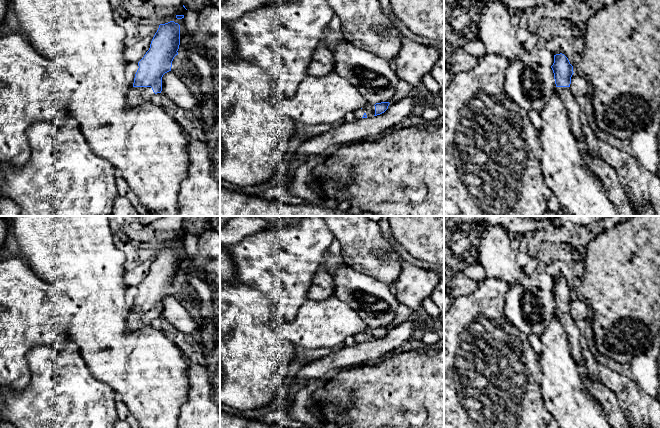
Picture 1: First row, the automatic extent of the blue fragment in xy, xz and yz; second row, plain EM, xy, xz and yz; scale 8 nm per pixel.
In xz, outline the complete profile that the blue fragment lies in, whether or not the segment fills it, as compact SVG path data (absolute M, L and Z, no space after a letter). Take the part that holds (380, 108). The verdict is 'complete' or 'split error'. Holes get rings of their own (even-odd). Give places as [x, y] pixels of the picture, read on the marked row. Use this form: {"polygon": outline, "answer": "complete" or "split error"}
{"polygon": "M389 102L376 103L375 105L368 104L364 108L354 111L357 118L369 118L384 113L389 106Z", "answer": "split error"}

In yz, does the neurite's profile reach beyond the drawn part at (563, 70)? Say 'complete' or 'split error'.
split error

